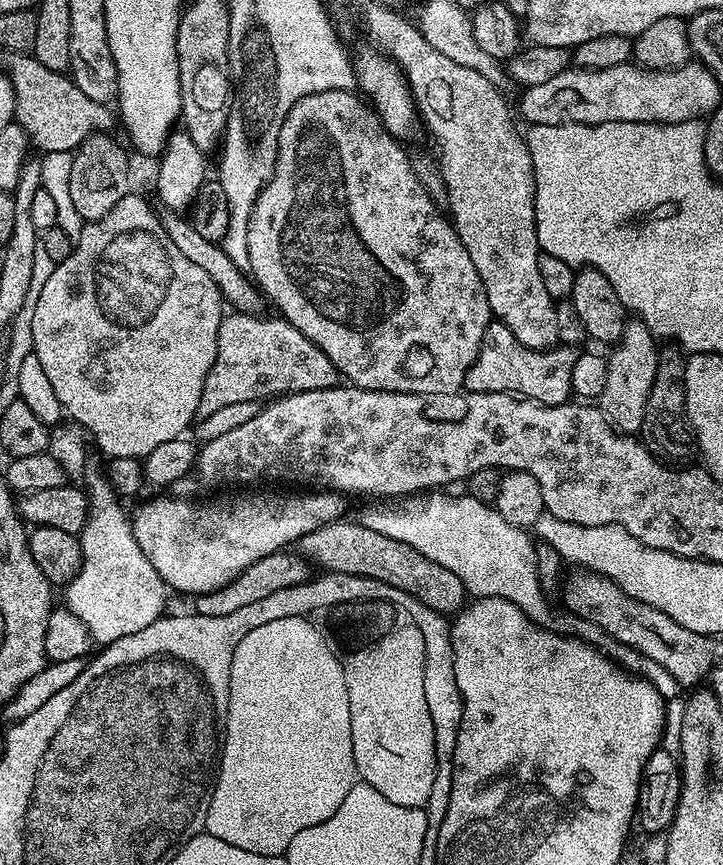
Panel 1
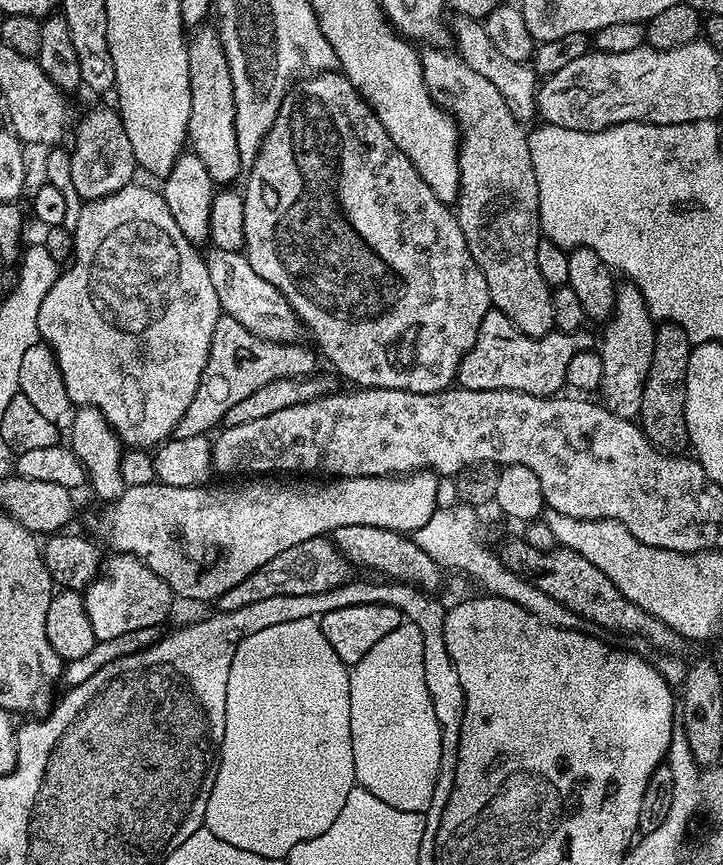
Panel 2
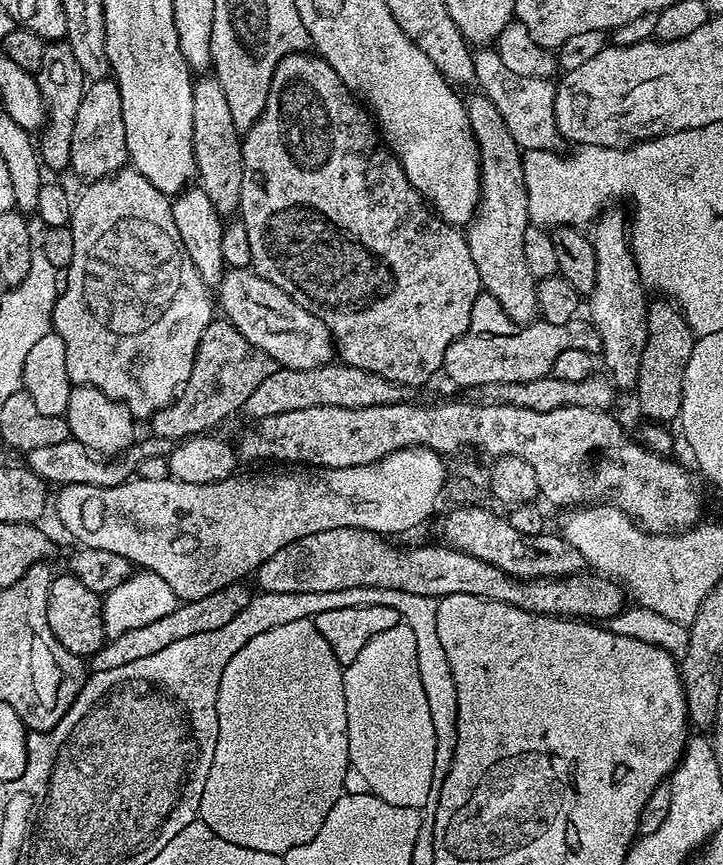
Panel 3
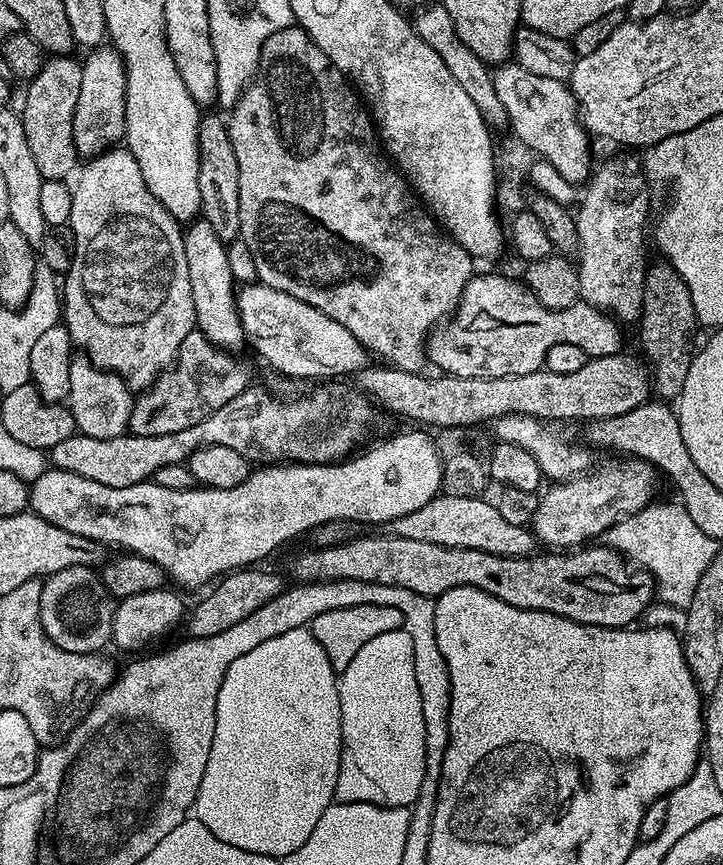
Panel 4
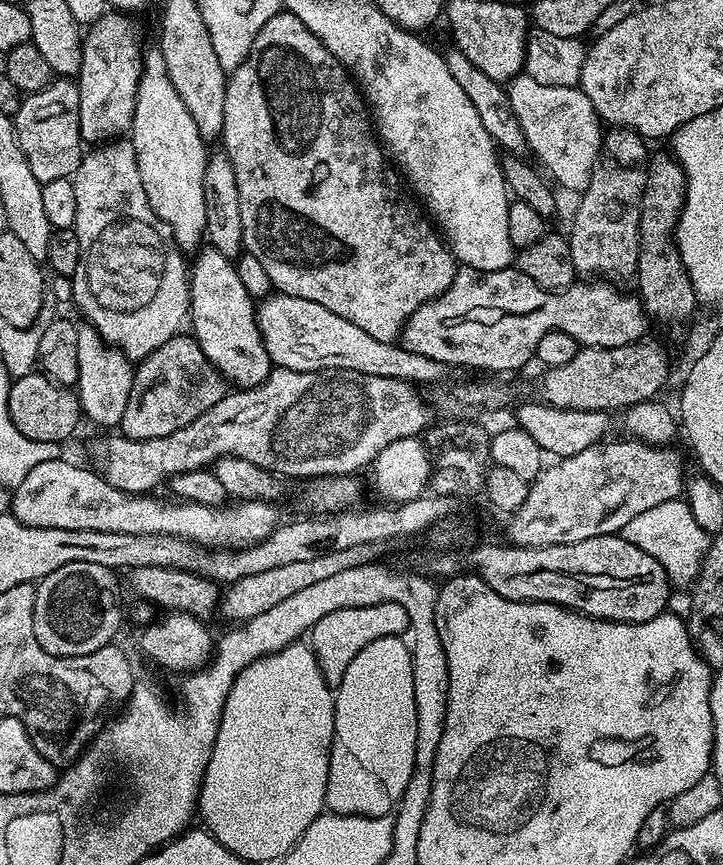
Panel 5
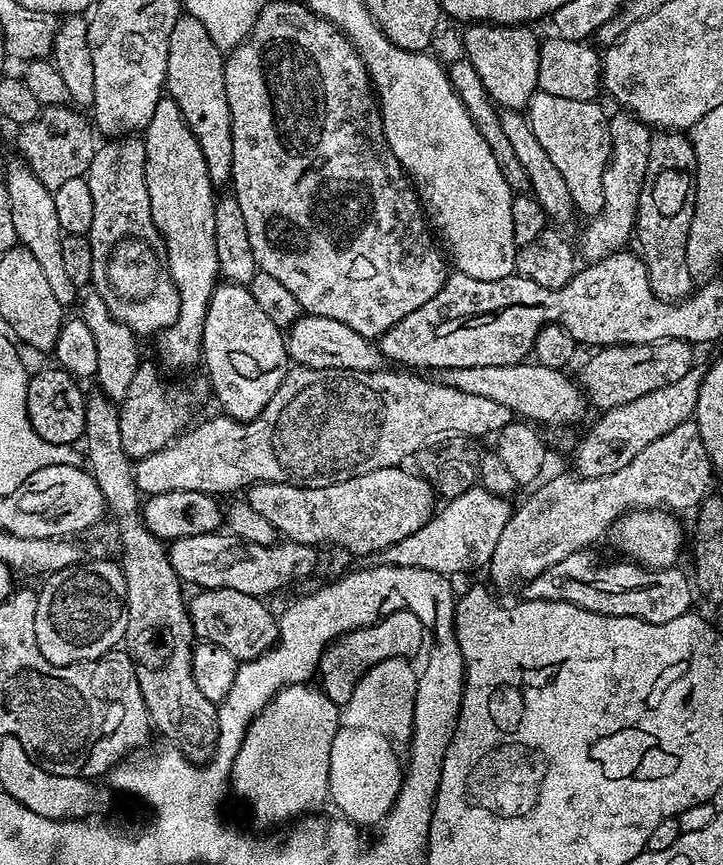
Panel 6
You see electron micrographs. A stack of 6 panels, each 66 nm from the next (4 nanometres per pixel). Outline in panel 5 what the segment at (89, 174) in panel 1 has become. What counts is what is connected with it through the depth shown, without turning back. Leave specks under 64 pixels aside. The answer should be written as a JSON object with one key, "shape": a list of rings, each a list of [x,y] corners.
{"shape":[[[120,10],[105,11],[83,37],[80,89],[80,133],[86,142],[108,142],[131,129],[139,100],[140,80],[146,71],[145,53],[140,53],[140,36],[131,15]]]}

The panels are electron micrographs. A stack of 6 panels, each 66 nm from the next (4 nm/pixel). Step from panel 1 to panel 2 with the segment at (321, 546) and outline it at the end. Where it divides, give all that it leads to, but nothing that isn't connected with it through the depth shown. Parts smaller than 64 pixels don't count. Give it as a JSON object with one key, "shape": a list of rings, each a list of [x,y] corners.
{"shape":[[[343,526],[334,533],[334,543],[336,549],[352,563],[374,568],[381,572],[381,577],[387,578],[386,576],[389,576],[392,579],[389,581],[412,585],[427,594],[436,594],[436,591],[440,588],[441,565],[437,564],[434,558],[430,558],[430,554],[426,554],[426,550],[422,550],[422,546],[418,546],[411,535],[395,532],[392,529],[379,529],[378,526]]]}

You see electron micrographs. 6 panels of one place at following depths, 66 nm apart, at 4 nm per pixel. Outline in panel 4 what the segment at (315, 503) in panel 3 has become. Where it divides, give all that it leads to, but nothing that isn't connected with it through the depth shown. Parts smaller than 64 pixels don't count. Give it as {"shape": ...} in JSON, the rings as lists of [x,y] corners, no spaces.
{"shape":[[[282,462],[279,464],[268,464],[262,467],[264,468],[251,471],[247,479],[238,484],[238,486],[230,489],[196,486],[190,490],[172,490],[172,488],[158,485],[153,480],[147,480],[130,487],[102,486],[102,482],[90,482],[90,478],[82,478],[78,474],[70,474],[61,468],[49,467],[38,479],[31,481],[30,508],[33,513],[42,517],[46,523],[52,523],[62,530],[69,531],[70,534],[78,534],[82,538],[92,539],[103,546],[118,546],[120,548],[117,549],[128,551],[140,557],[146,557],[163,569],[165,575],[171,581],[173,579],[176,583],[186,588],[198,588],[212,579],[212,581],[215,581],[230,572],[255,565],[260,562],[260,559],[270,555],[276,548],[288,540],[308,530],[309,532],[315,531],[323,524],[349,522],[348,520],[357,522],[357,524],[364,524],[368,518],[368,484],[336,484],[336,480],[332,480],[332,484],[276,484],[276,480],[284,480],[284,476],[288,476],[288,472],[336,472],[336,463],[294,464],[291,462]]]}

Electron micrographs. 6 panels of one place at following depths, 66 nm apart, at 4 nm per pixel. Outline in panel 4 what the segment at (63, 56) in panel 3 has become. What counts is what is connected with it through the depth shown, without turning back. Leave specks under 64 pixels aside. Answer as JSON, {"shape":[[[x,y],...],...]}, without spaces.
{"shape":[[[68,54],[49,55],[36,77],[26,84],[28,93],[24,96],[22,111],[26,143],[30,145],[30,154],[34,154],[34,163],[45,180],[67,181],[78,168],[74,146],[74,114],[78,106],[78,90],[82,86],[84,66],[79,59],[72,58]]]}

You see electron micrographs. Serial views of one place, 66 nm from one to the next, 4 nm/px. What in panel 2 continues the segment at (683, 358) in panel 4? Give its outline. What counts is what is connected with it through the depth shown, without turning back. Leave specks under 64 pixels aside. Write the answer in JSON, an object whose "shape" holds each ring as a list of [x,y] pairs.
{"shape":[[[661,323],[654,334],[654,352],[650,358],[650,368],[646,374],[646,384],[642,386],[640,415],[638,423],[644,429],[646,438],[665,454],[680,454],[689,447],[686,426],[686,366],[690,362],[693,343],[684,330],[676,324]]]}

